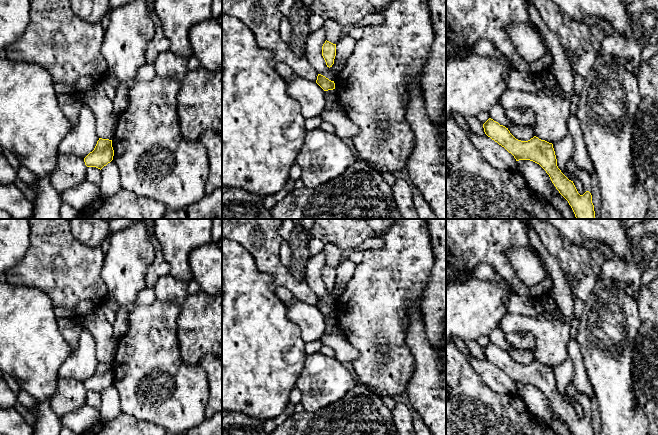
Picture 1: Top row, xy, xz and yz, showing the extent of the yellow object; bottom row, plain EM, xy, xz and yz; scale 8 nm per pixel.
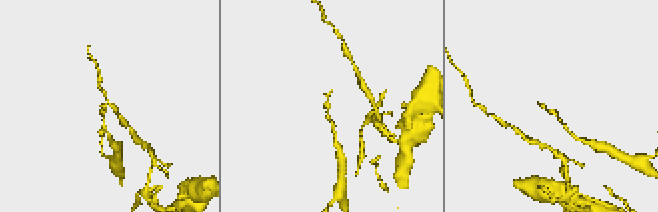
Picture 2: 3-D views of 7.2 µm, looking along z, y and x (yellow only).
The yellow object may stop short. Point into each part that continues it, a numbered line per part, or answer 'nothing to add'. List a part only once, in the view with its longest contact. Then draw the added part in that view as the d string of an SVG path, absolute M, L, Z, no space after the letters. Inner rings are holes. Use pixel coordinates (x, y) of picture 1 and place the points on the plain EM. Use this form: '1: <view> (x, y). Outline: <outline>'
nothing to add

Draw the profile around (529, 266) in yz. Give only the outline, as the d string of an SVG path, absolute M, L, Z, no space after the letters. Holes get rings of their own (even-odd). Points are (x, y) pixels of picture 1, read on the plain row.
M528 247L511 248L506 252L519 280L527 286L535 286L549 276L540 254Z

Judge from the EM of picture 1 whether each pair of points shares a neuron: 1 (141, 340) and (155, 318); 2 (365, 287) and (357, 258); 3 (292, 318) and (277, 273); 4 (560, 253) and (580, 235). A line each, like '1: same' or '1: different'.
1: same
2: different
3: different
4: different

